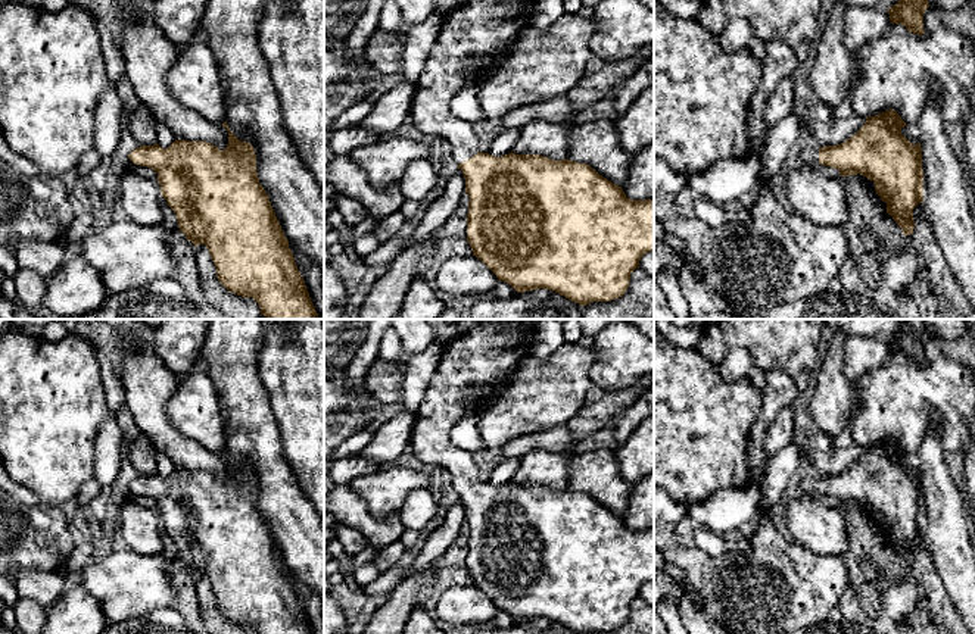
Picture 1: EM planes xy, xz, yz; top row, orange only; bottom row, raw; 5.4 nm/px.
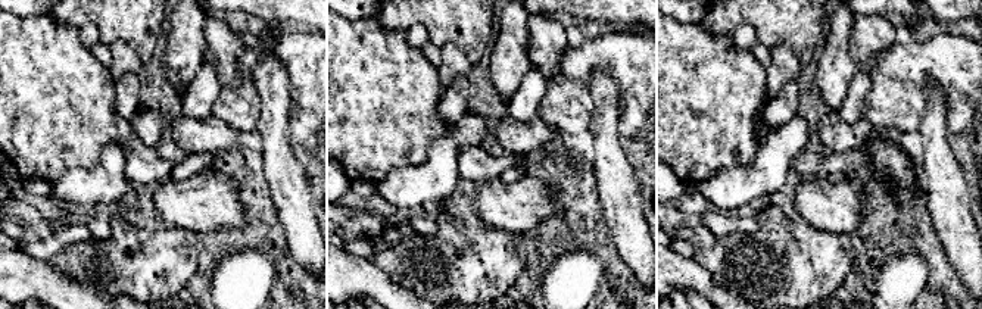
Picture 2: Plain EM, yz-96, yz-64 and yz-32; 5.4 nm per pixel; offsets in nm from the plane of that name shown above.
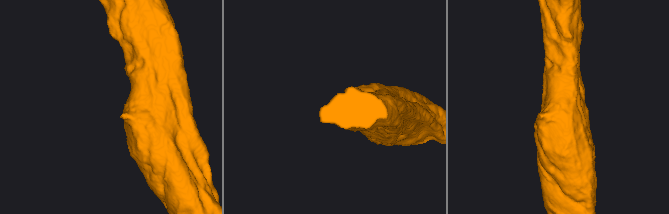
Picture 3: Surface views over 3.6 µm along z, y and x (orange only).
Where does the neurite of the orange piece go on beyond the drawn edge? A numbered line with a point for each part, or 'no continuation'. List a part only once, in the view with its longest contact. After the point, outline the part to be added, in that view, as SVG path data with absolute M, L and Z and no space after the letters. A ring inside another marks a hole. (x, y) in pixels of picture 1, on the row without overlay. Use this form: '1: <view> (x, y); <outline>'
1: xz (488, 358); M488 319L470 332L460 334L452 341L442 344L437 371L421 405L414 412L411 446L417 459L437 465L451 477L457 494L480 480L471 453L460 449L451 440L451 430L462 415L479 405L479 396L513 385L521 360L532 349L533 332L535 328L526 328L518 319Z

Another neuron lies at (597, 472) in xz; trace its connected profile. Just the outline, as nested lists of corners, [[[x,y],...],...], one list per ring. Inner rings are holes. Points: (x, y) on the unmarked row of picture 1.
[[[598,449],[570,456],[567,488],[589,494],[622,516],[627,507],[632,484],[622,477],[616,453]]]

